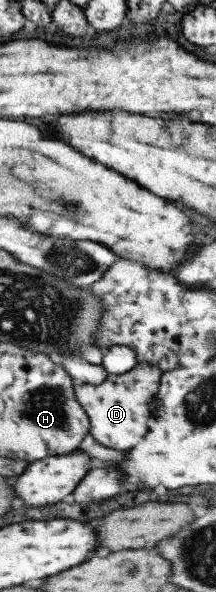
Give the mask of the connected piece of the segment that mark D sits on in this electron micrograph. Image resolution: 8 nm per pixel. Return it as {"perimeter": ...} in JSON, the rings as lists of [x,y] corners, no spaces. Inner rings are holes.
{"perimeter":[[[136,362],[135,367],[125,373],[107,374],[99,385],[73,383],[77,403],[88,417],[88,433],[95,442],[109,449],[125,451],[143,439],[161,374],[161,368],[151,362]]]}

